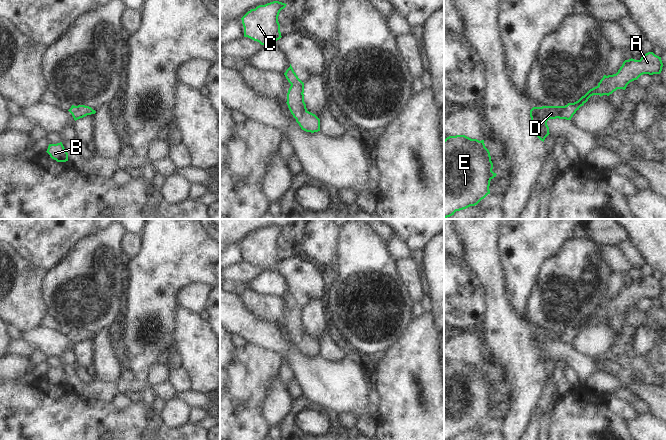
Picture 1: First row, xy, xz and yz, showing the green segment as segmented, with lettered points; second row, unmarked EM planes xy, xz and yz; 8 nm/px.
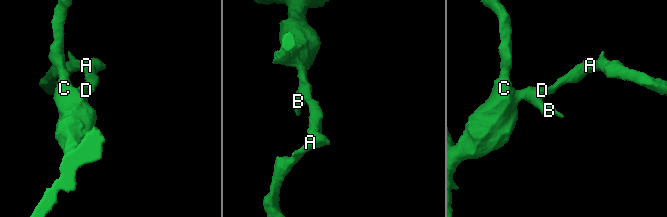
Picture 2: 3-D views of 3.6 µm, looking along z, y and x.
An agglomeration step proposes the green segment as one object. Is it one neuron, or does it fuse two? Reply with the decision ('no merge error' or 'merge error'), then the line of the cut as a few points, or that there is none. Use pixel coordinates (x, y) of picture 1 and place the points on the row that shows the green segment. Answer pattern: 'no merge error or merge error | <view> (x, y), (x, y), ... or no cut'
no merge error | no cut

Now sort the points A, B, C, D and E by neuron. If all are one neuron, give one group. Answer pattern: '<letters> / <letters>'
A B C D E

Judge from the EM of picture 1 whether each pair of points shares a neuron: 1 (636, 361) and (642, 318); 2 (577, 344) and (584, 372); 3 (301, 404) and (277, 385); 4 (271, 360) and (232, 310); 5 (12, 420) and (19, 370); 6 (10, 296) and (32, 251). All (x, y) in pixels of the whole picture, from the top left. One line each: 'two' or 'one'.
1: one
2: two
3: two
4: two
5: two
6: two

